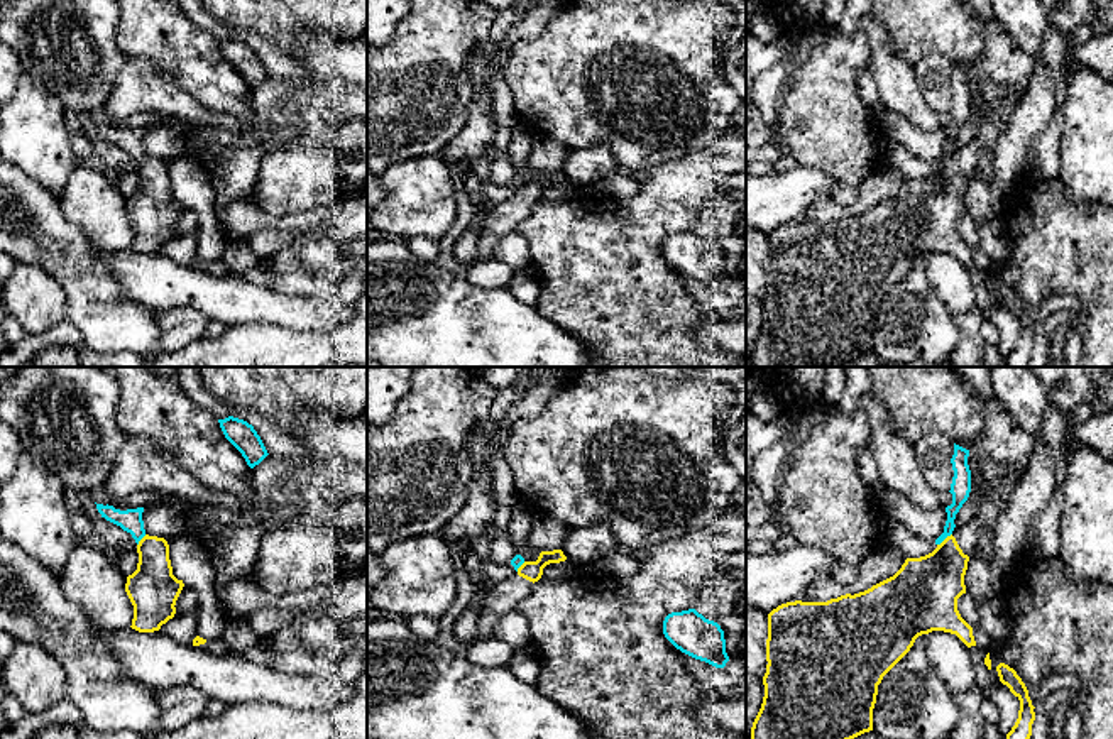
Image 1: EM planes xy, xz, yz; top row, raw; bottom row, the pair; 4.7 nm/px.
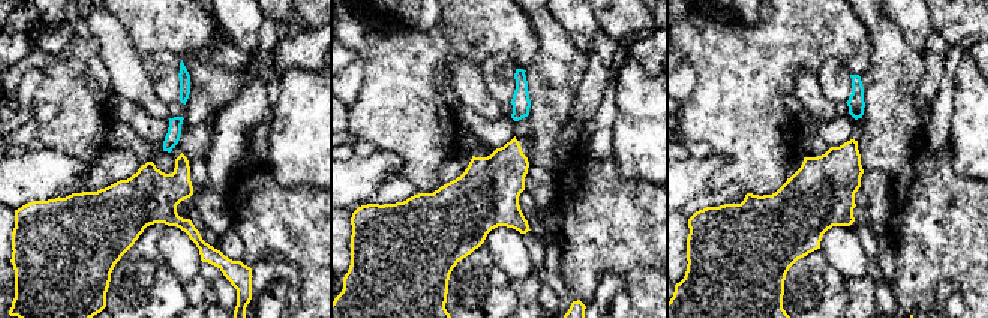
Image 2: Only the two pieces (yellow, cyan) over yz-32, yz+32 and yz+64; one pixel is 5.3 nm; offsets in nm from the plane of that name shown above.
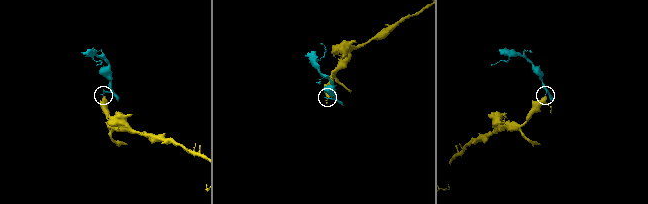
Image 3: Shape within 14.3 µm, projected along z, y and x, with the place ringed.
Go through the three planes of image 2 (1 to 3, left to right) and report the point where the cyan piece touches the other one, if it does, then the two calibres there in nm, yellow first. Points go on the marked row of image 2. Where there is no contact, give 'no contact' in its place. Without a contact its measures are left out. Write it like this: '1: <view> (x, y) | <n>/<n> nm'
1: no contact
2: no contact
3: no contact

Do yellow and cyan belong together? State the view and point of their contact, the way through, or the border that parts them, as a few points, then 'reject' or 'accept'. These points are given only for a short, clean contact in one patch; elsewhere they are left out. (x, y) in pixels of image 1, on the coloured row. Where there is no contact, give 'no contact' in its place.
yz (946, 538) | along yz (951, 533), (937, 545) | reject

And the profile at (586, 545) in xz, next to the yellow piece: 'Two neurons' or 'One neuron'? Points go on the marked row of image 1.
Two neurons

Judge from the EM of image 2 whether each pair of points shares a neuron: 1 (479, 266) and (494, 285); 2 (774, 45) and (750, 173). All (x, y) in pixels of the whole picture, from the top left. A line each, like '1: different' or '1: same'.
1: same
2: same

